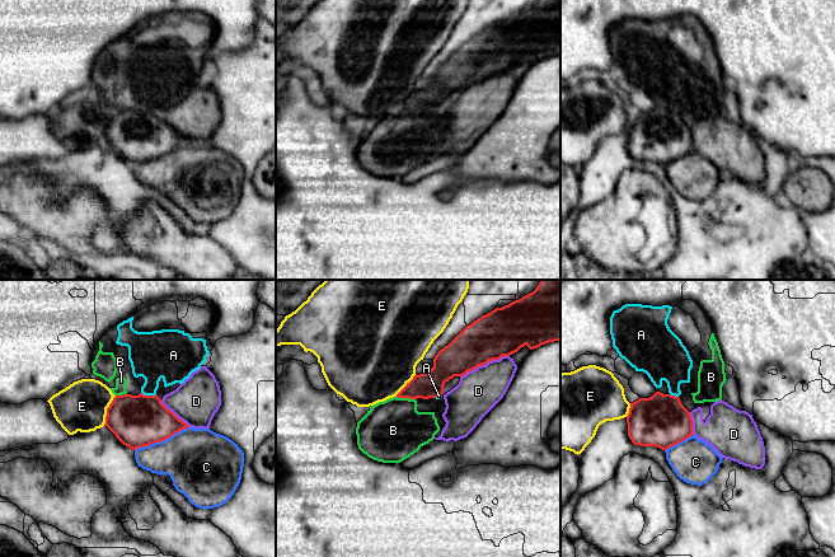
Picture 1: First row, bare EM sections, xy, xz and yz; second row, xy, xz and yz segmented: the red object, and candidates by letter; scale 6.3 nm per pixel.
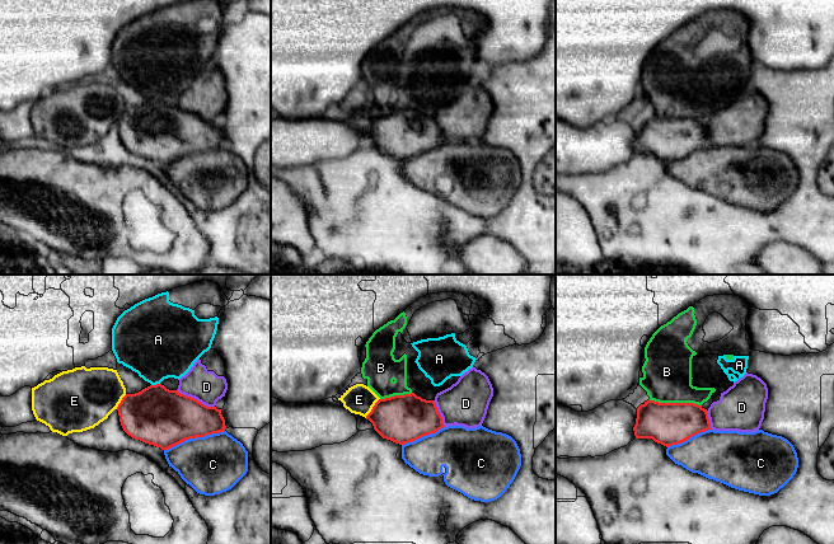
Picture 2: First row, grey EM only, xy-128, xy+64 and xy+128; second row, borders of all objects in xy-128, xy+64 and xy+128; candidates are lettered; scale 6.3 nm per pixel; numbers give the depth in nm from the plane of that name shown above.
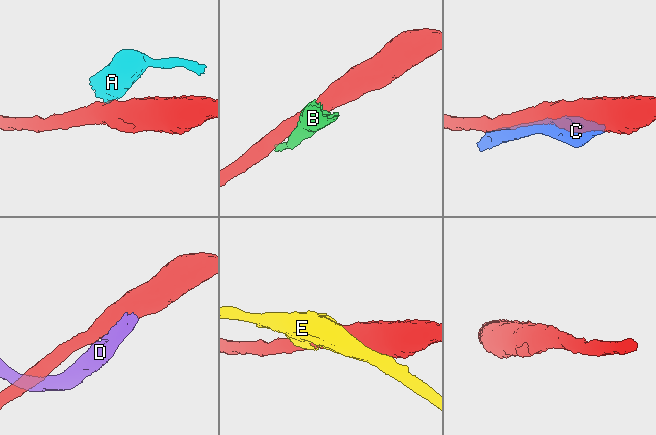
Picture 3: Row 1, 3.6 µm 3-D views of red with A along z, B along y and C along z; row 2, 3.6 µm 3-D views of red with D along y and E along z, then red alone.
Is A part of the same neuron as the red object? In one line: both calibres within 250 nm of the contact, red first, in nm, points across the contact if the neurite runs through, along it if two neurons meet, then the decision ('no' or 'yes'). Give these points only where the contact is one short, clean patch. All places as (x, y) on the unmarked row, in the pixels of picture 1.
320 nm thick on the red side, 300 nm on the other; no

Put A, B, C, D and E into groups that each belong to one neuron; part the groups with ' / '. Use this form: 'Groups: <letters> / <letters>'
Groups: A B / C / D / E

